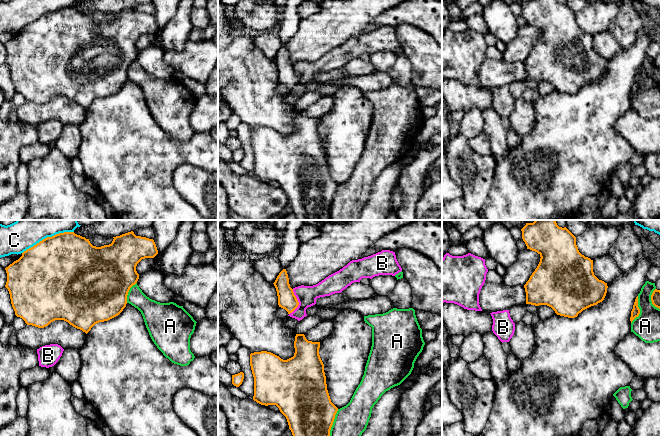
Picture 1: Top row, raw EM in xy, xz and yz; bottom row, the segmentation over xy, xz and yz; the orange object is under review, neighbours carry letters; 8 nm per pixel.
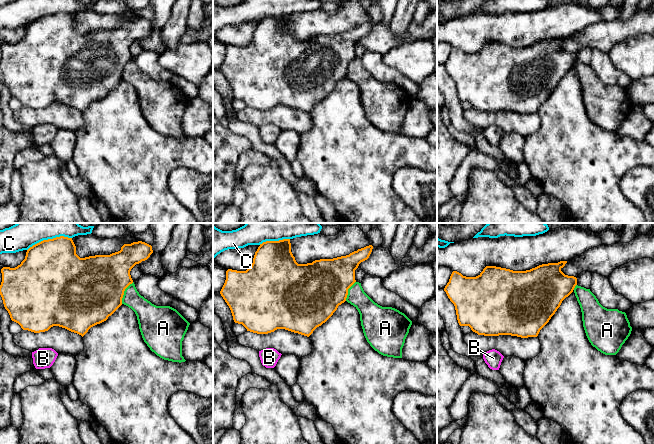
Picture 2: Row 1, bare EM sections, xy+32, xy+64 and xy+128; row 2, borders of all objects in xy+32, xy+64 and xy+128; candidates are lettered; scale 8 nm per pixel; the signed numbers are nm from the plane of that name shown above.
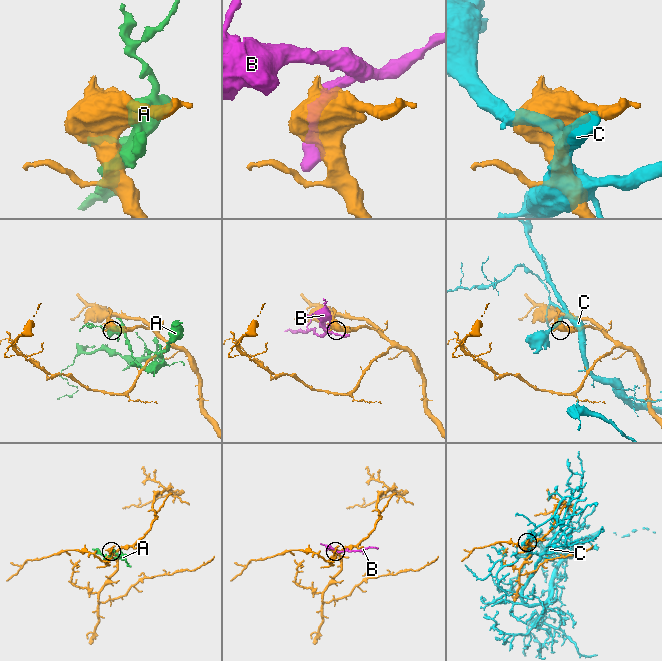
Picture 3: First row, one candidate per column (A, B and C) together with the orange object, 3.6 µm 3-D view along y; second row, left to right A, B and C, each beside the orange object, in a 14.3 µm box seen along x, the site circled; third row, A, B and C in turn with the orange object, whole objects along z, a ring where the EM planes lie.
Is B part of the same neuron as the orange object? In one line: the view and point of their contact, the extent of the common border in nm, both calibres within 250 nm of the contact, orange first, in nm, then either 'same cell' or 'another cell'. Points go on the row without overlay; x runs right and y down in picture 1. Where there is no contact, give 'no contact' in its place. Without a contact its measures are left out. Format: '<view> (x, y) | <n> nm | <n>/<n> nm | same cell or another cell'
xz (298, 78) | 220 nm | 150/160 nm | another cell

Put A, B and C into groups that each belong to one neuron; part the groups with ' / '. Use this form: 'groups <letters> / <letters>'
groups A / B / C

